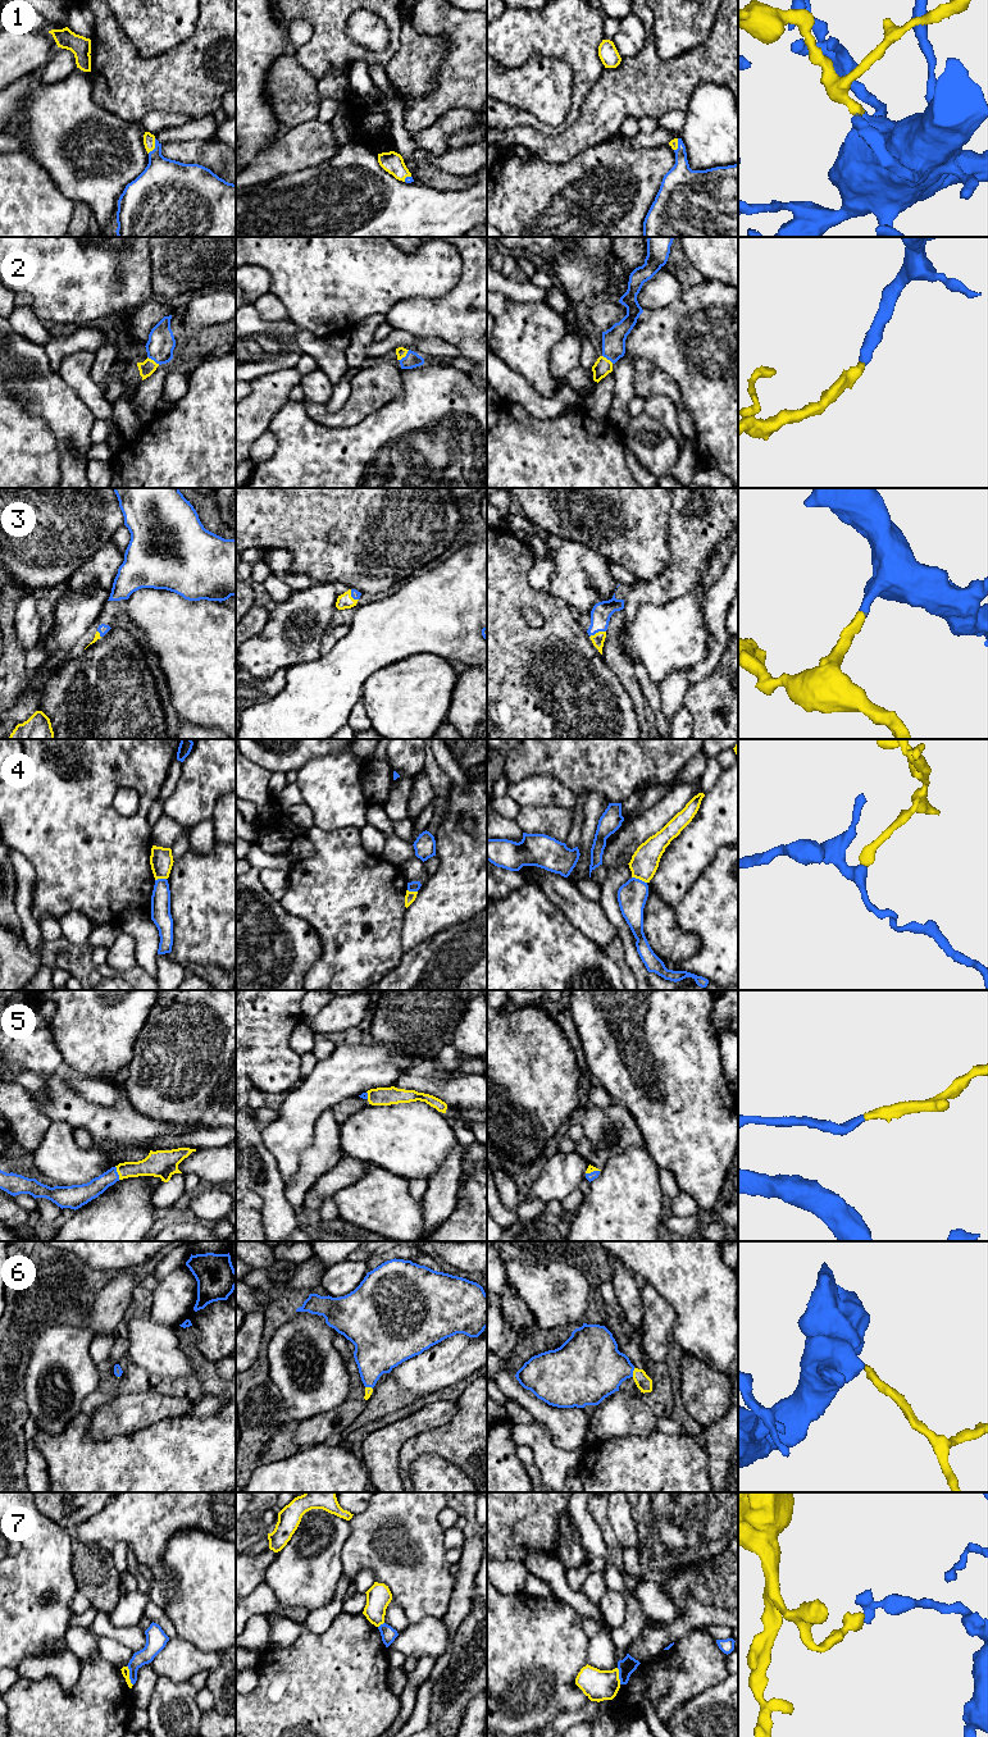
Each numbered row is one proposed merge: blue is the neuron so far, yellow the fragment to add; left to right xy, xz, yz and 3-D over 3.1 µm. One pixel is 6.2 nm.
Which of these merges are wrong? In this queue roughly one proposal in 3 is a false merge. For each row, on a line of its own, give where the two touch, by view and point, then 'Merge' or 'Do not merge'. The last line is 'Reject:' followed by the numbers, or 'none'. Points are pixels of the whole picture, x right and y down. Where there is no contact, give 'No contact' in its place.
1: Touches blue at xy (155, 146). Merge
2: Touches blue at xz (405, 356). Merge
3: Touches blue at yz (597, 632). Merge
4: Touches blue at yz (640, 880). Do not merge
5: Touches blue at xy (117, 1172). Merge
6: Touches blue at yz (632, 1372). Merge
7: Touches blue at xy (130, 1676). Do not merge
Reject: 4, 7

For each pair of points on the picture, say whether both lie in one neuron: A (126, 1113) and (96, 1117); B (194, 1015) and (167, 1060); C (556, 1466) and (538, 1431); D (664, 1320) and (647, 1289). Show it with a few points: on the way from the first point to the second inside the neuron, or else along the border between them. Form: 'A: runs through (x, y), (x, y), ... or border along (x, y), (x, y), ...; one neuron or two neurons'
A: runs through (118, 1117), (104, 1117); one neuron
B: runs through (194, 1026), (194, 1033), (178, 1048); one neuron
C: runs through (549, 1457), (540, 1440); one neuron
D: runs through (658, 1312), (650, 1296); one neuron

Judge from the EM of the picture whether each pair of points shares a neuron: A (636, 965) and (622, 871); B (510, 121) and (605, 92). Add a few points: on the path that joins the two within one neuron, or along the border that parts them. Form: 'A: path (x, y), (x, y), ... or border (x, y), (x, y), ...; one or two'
A: path (628, 942), (622, 925), (613, 912), (611, 894); one
B: border (602, 72), (584, 100), (578, 119), (573, 124); two

